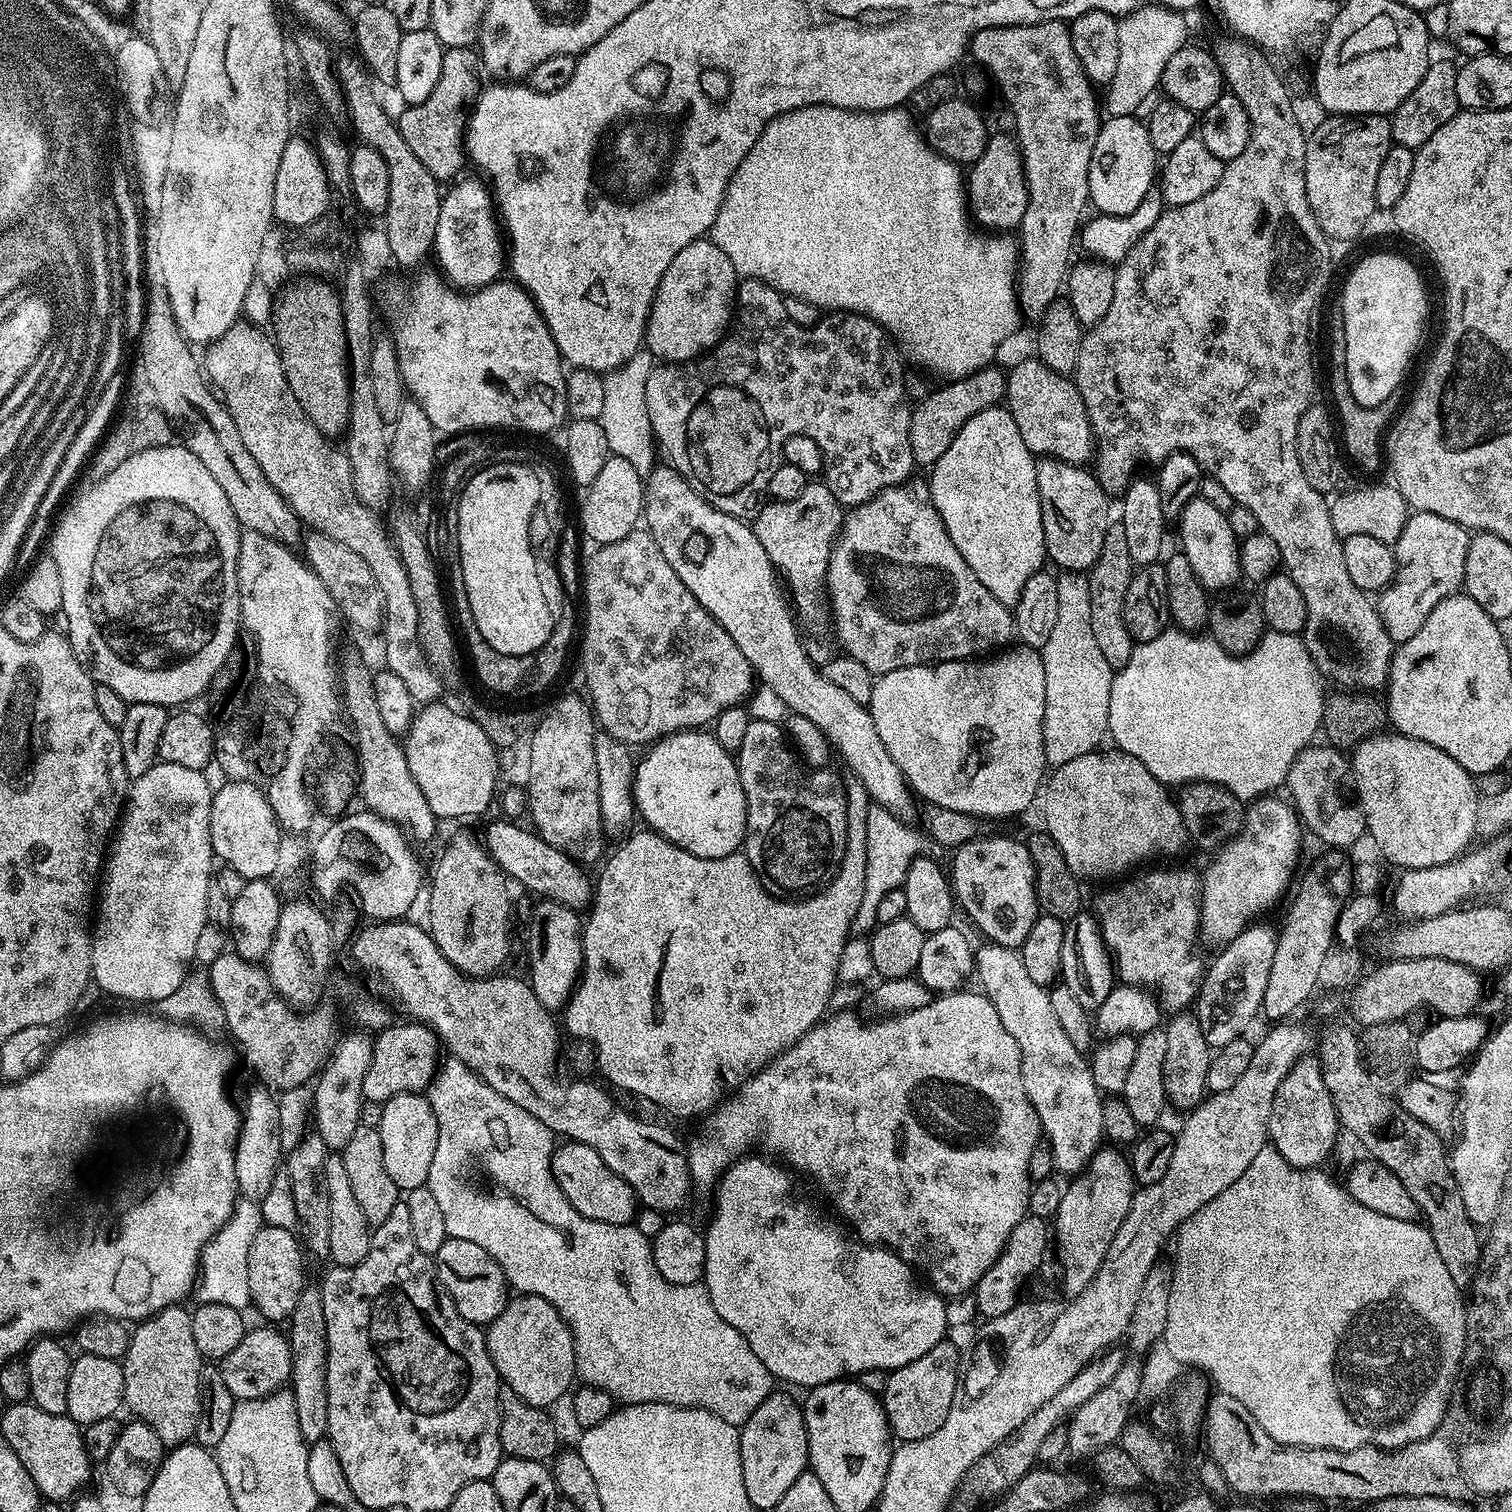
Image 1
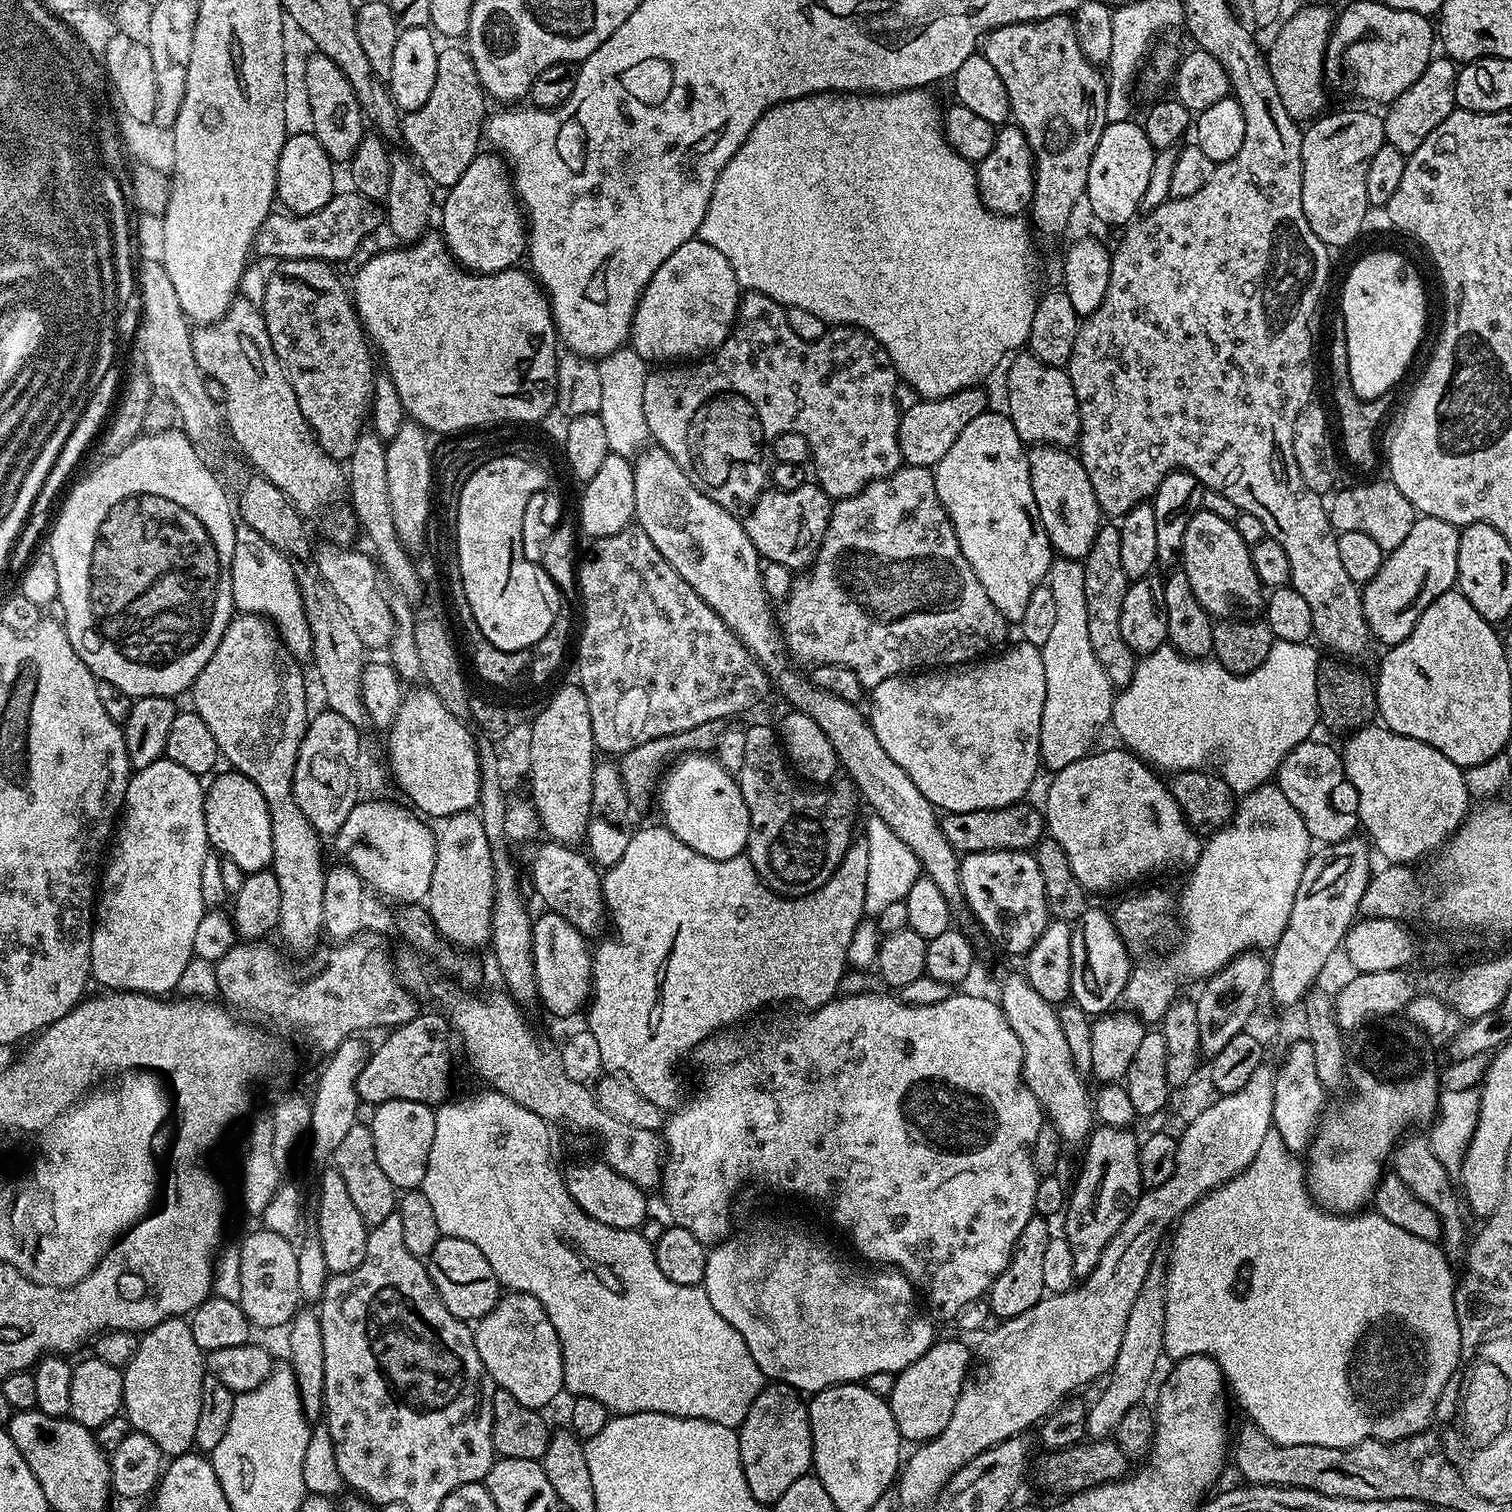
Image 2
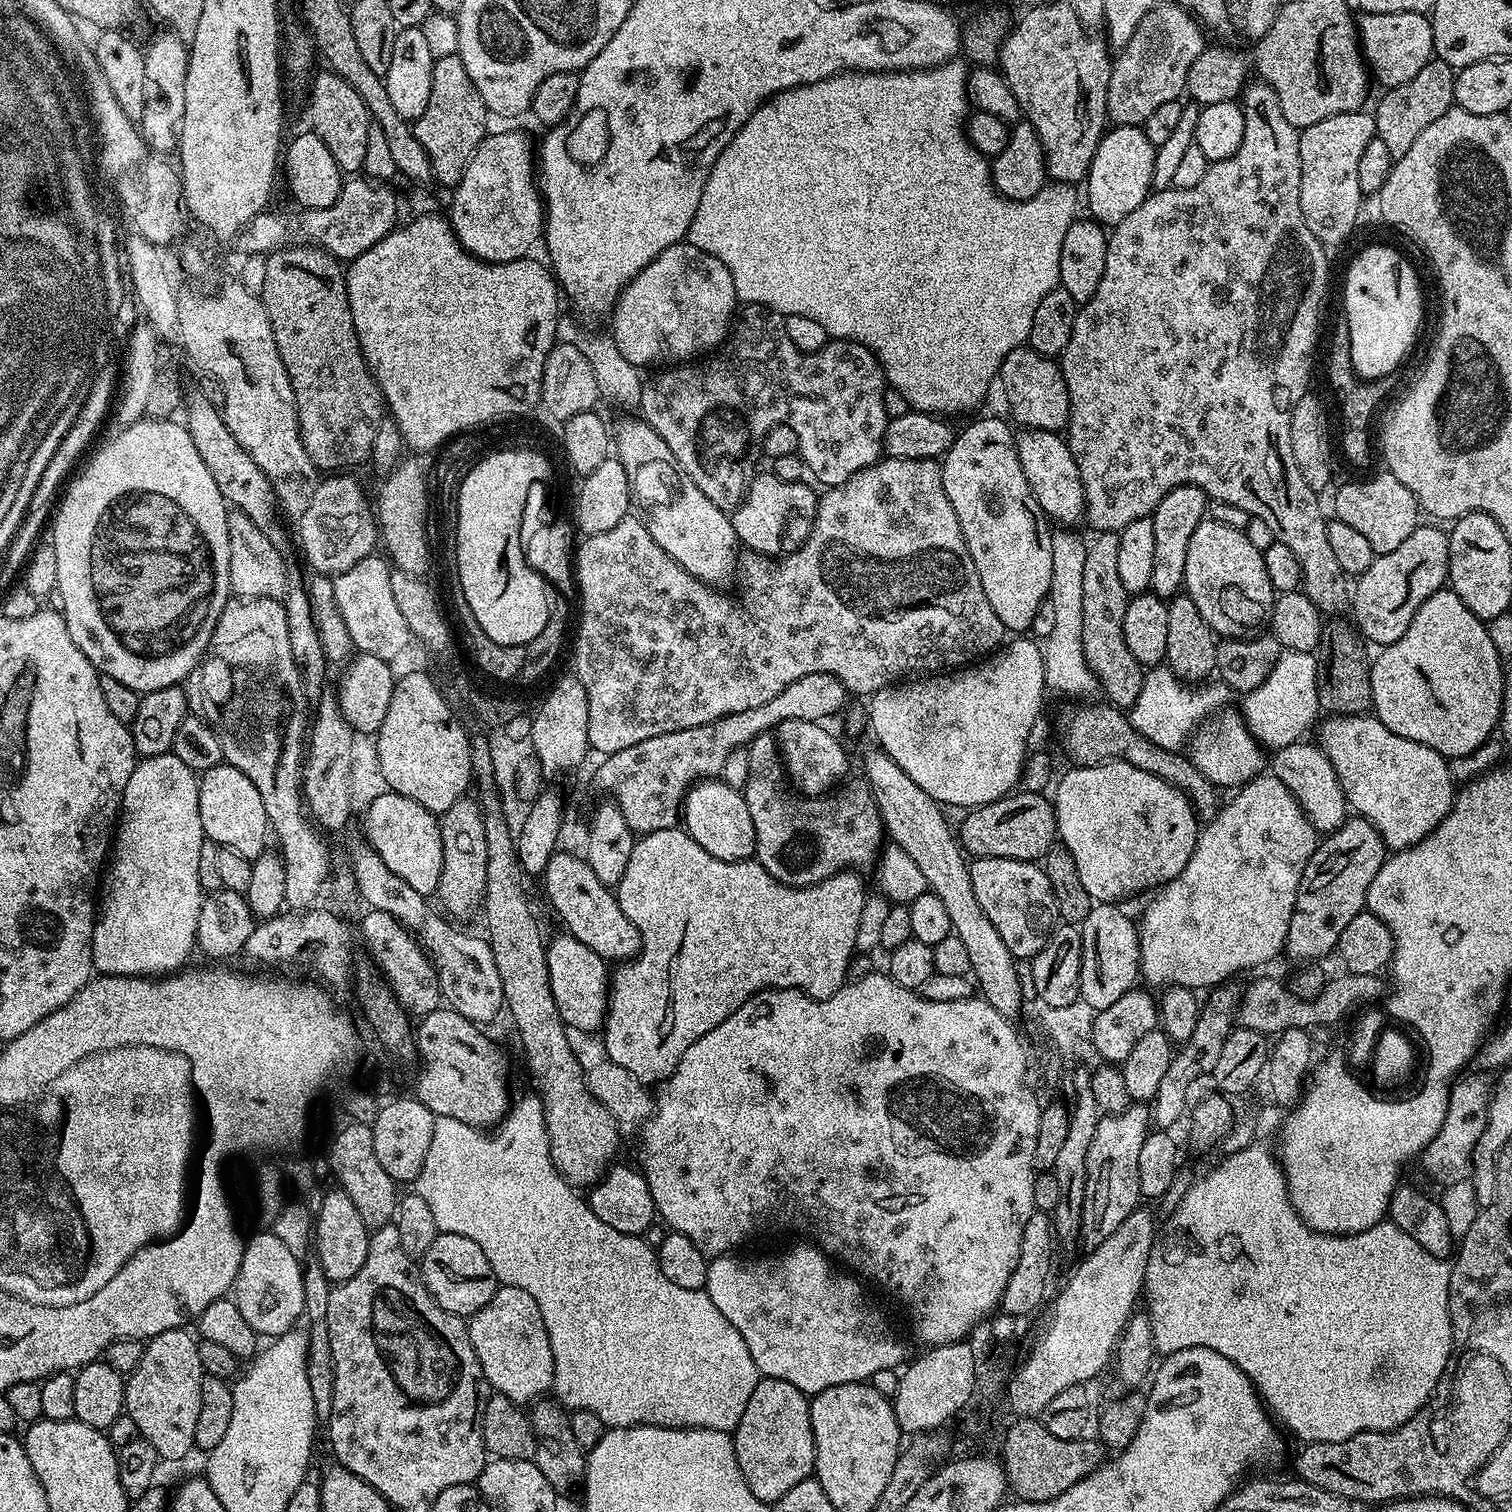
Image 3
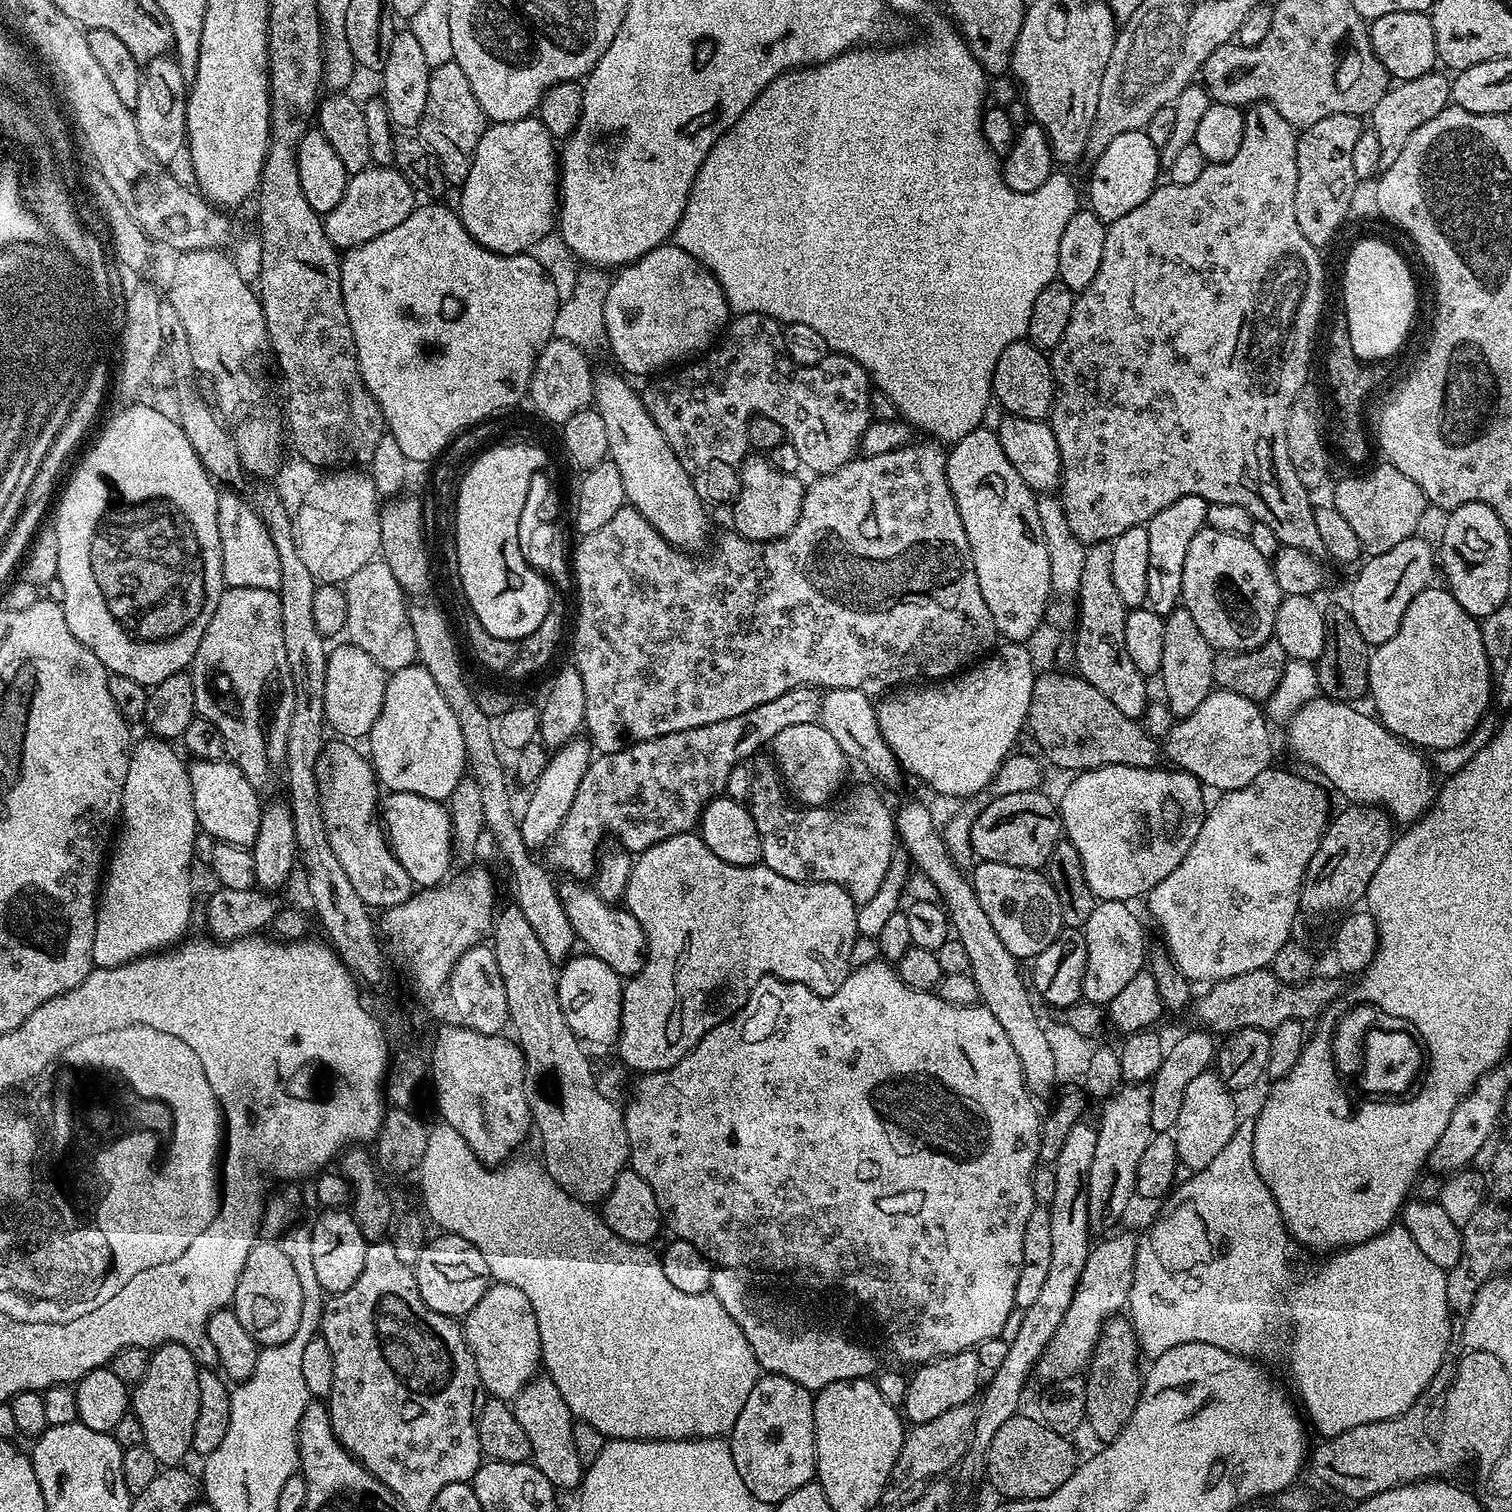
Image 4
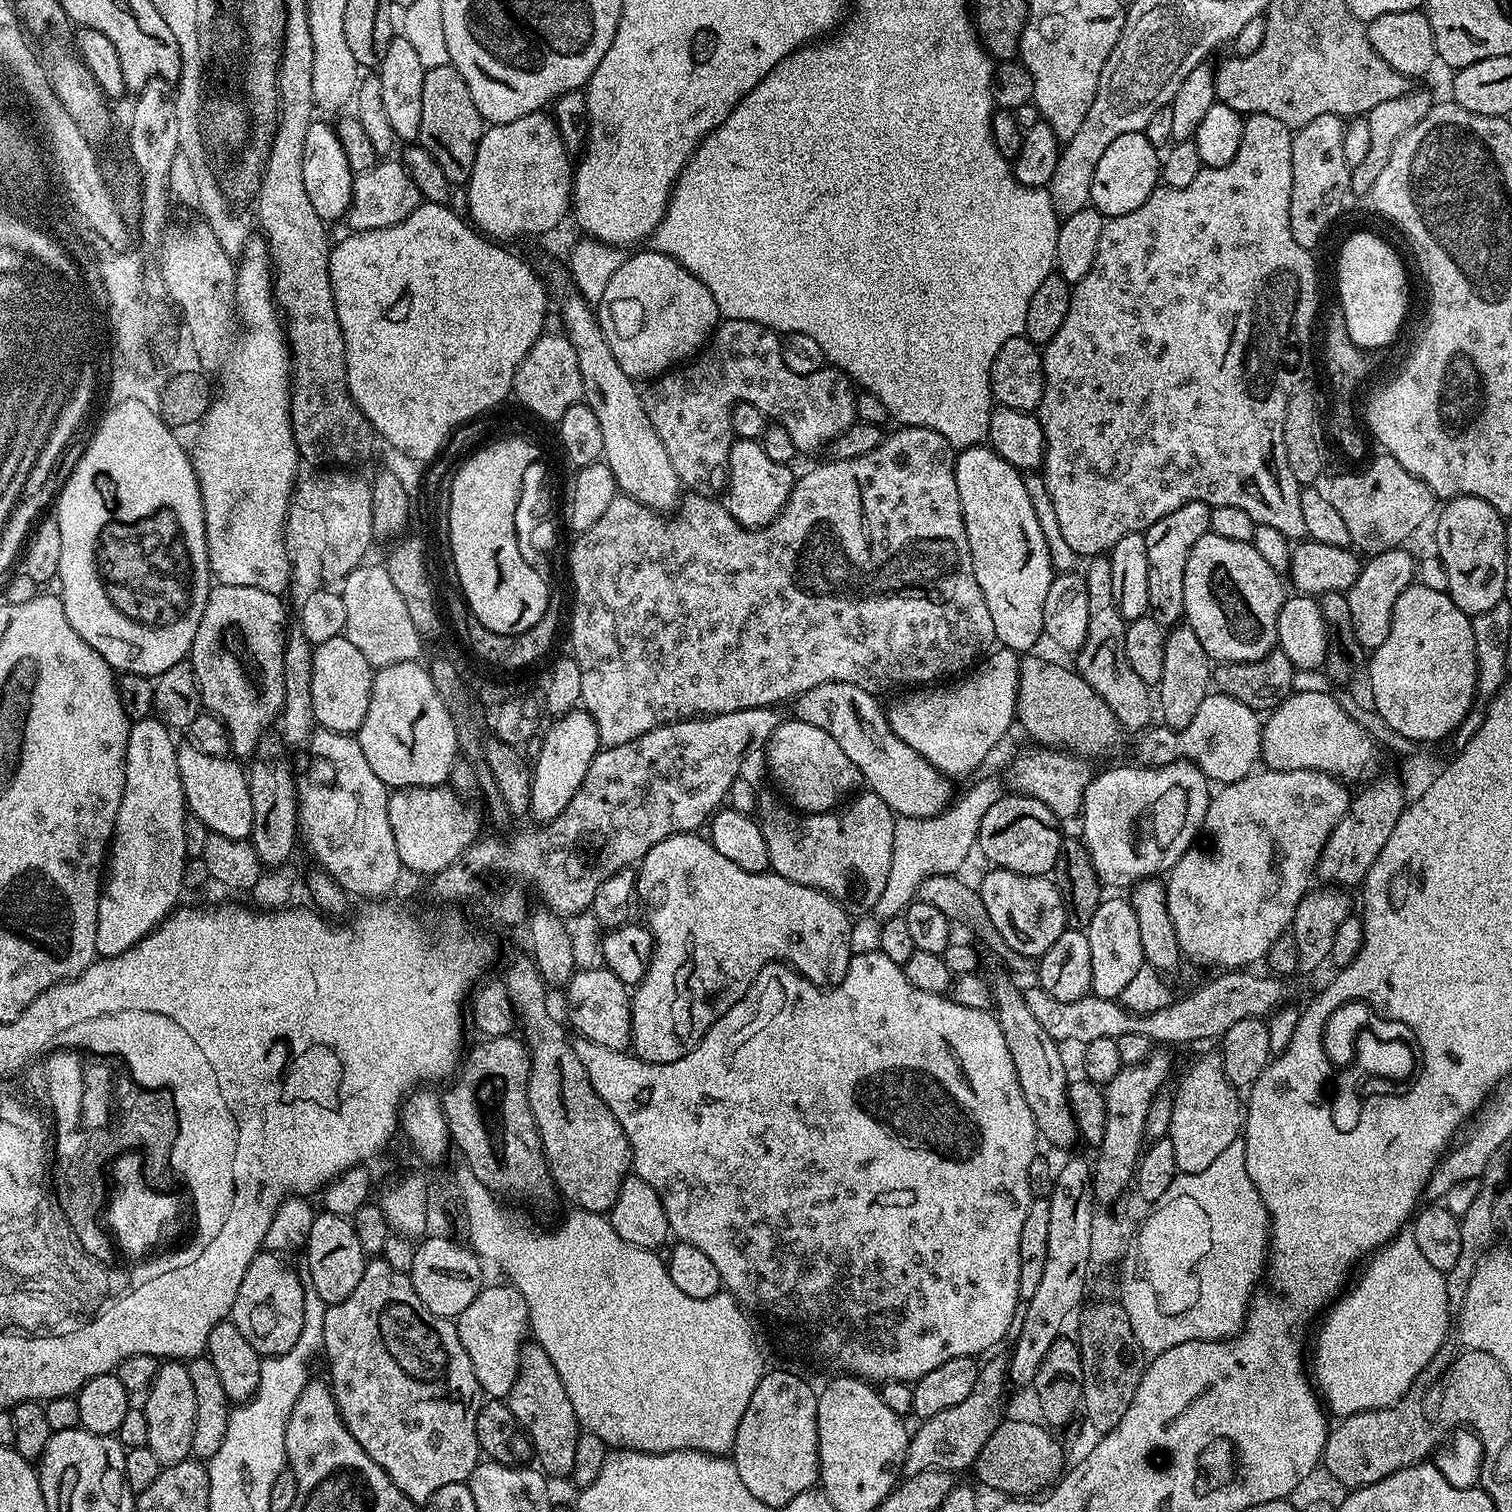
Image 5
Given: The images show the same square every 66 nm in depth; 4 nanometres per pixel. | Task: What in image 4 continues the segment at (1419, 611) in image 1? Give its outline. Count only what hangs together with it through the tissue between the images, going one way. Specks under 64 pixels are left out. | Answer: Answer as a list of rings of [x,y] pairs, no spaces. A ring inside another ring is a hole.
[[[1419,535],[1406,538],[1398,542],[1398,546],[1386,550],[1386,554],[1368,556],[1359,565],[1360,573],[1352,580],[1346,607],[1354,618],[1354,626],[1358,626],[1362,638],[1366,638],[1370,646],[1390,642],[1390,638],[1398,634],[1398,626],[1402,626],[1402,614],[1406,614],[1406,606],[1410,606],[1416,595],[1433,583],[1434,548],[1420,539]]]

